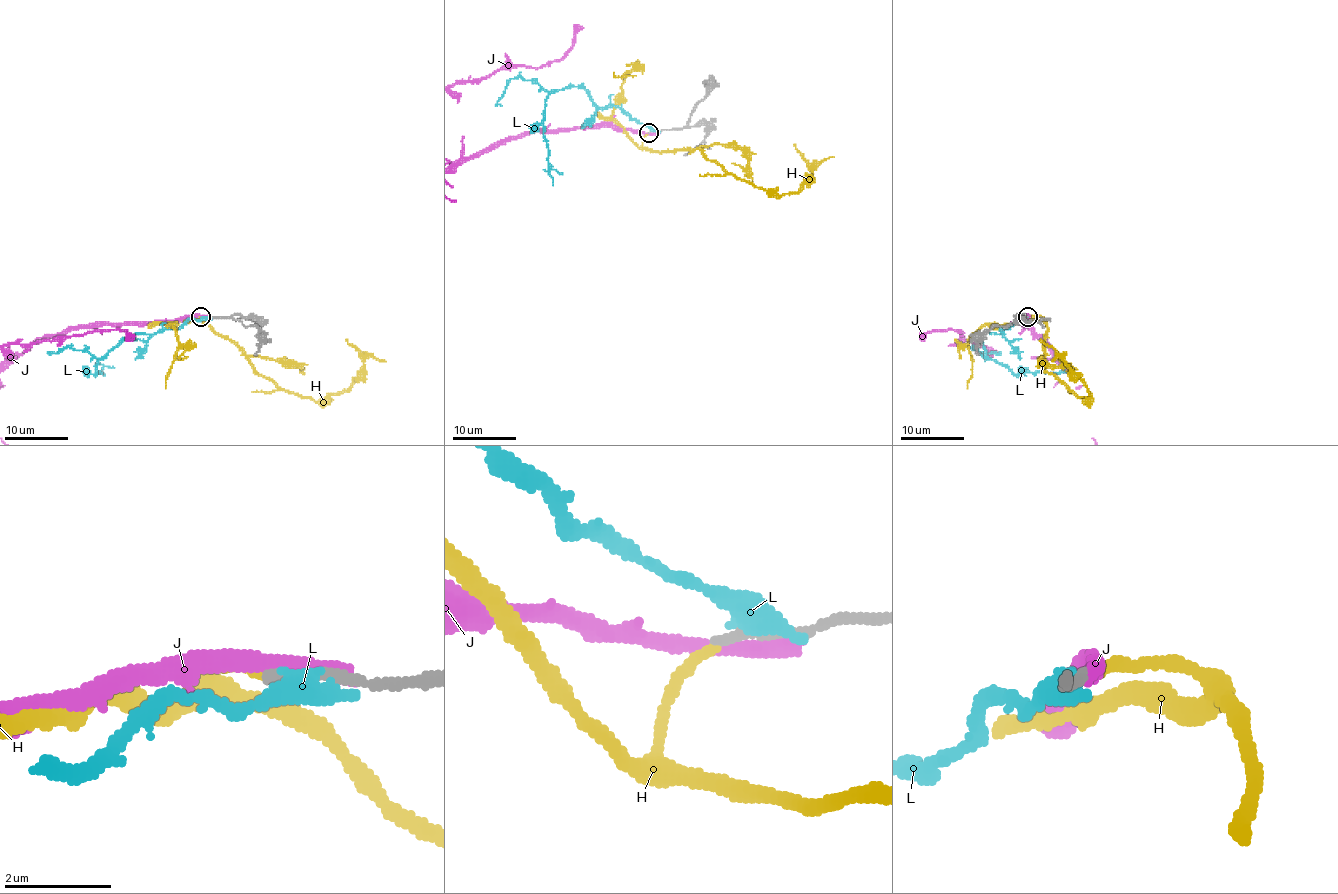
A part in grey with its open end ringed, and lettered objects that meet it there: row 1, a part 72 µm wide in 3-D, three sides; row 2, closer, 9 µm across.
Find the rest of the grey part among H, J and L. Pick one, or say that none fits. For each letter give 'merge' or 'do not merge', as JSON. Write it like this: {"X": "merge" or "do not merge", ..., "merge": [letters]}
{"H": "merge", "J": "do not merge", "L": "do not merge", "merge": ["H"]}

